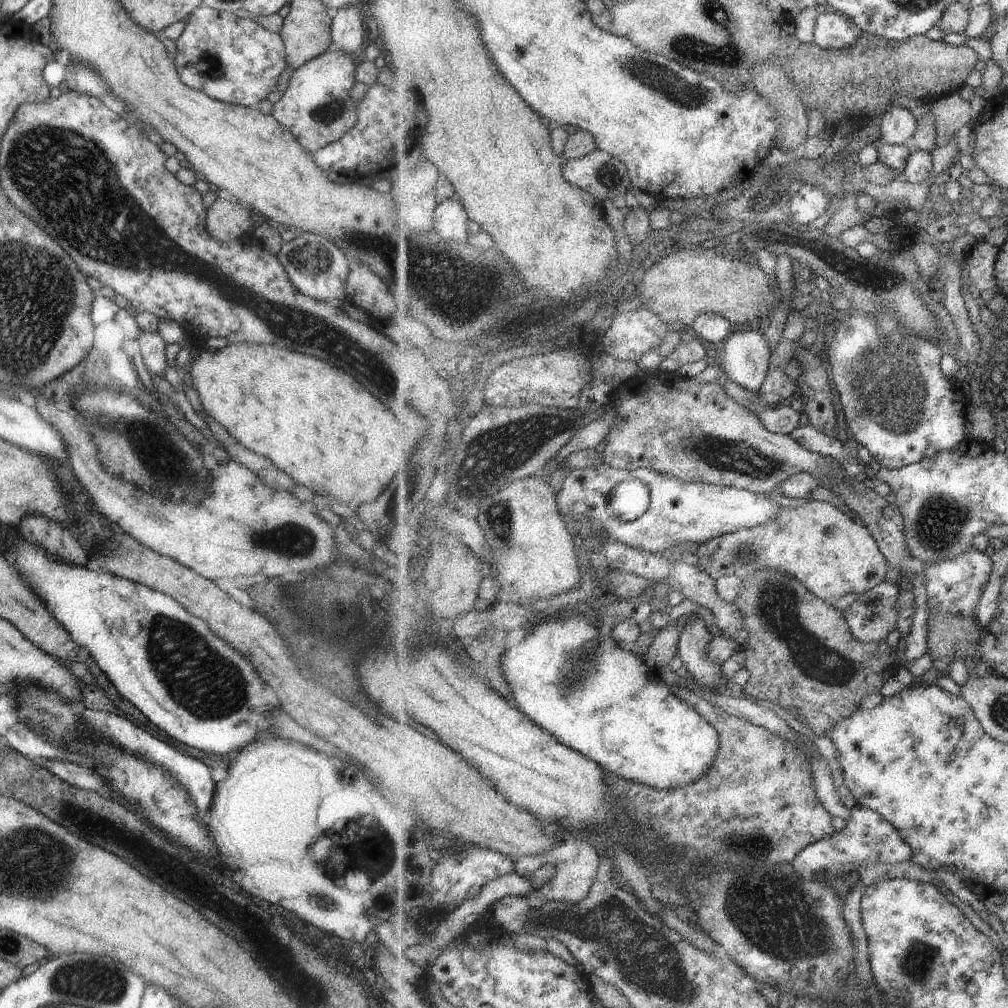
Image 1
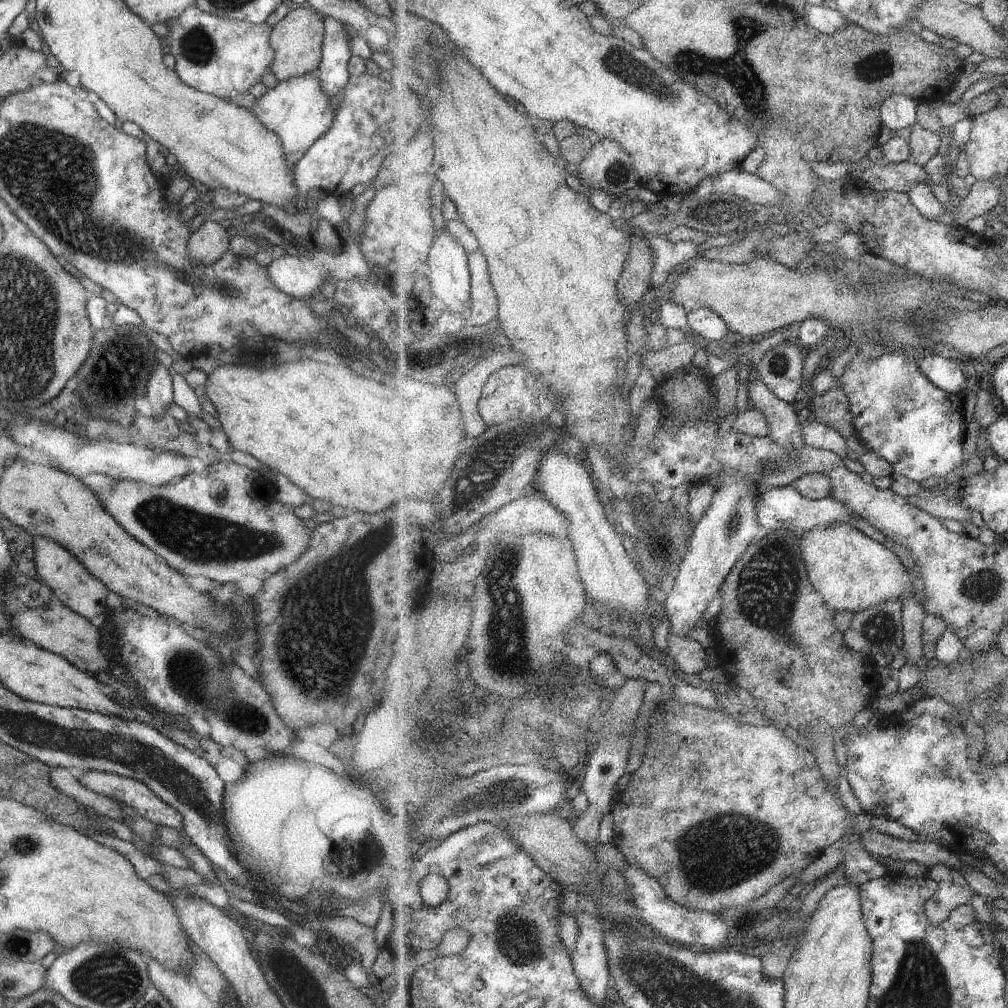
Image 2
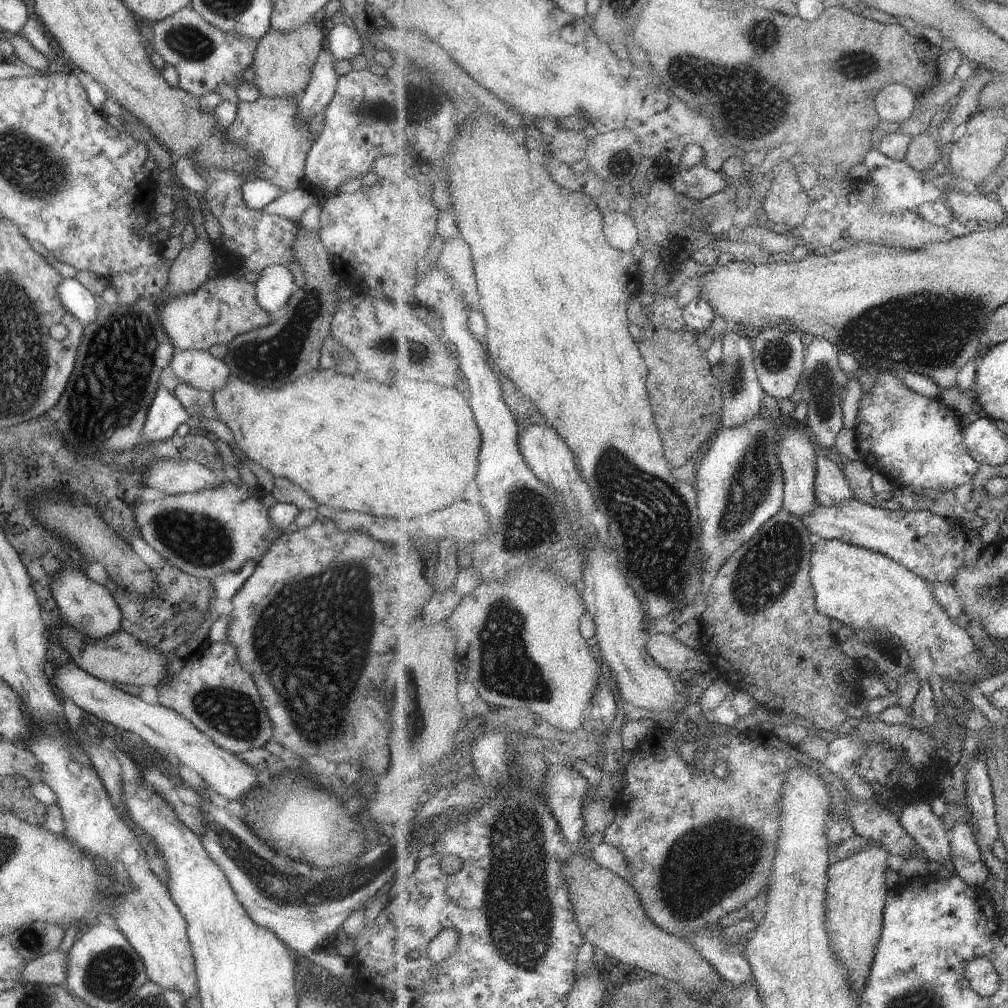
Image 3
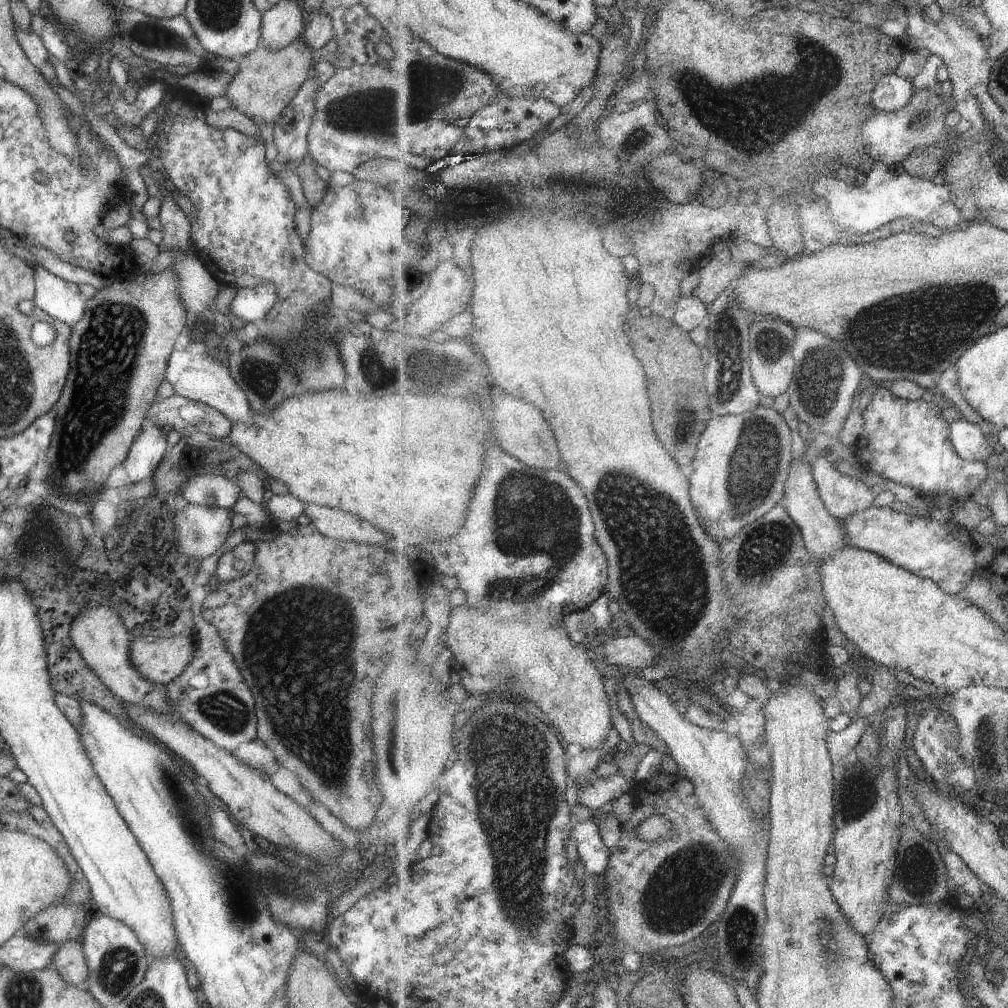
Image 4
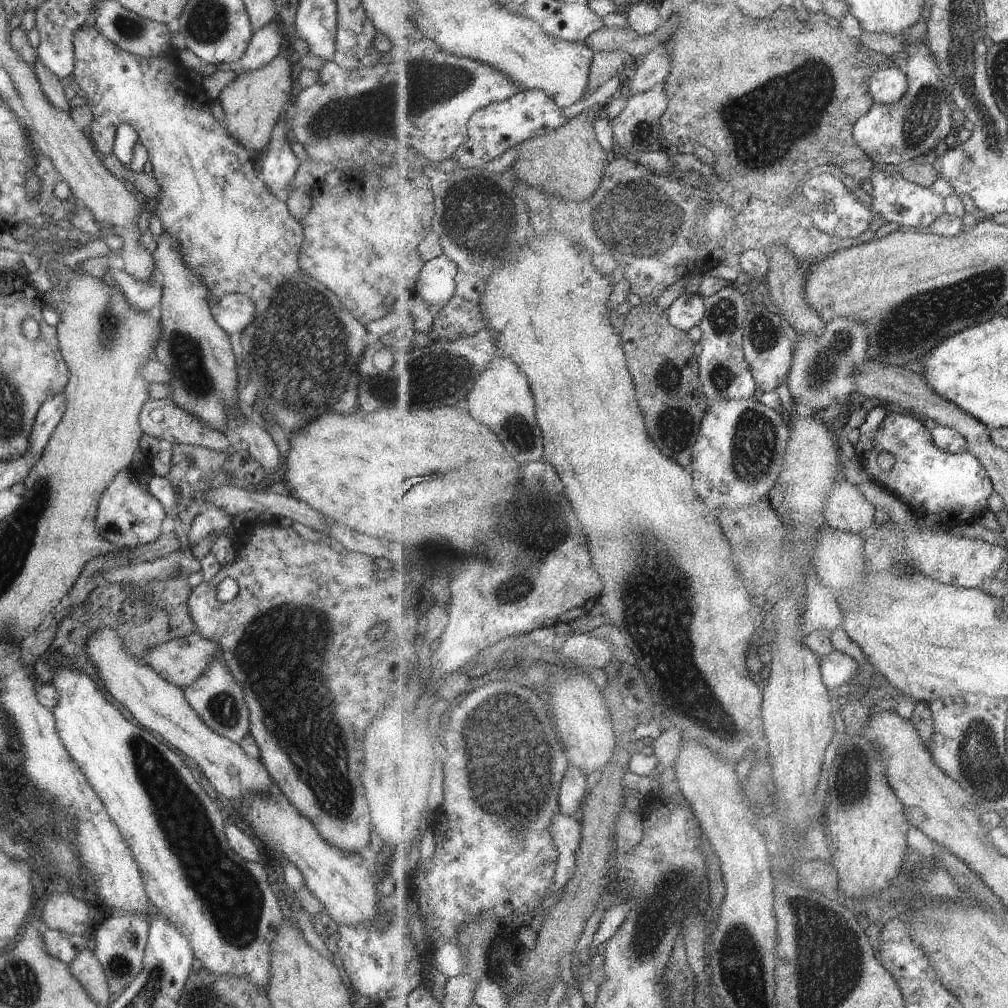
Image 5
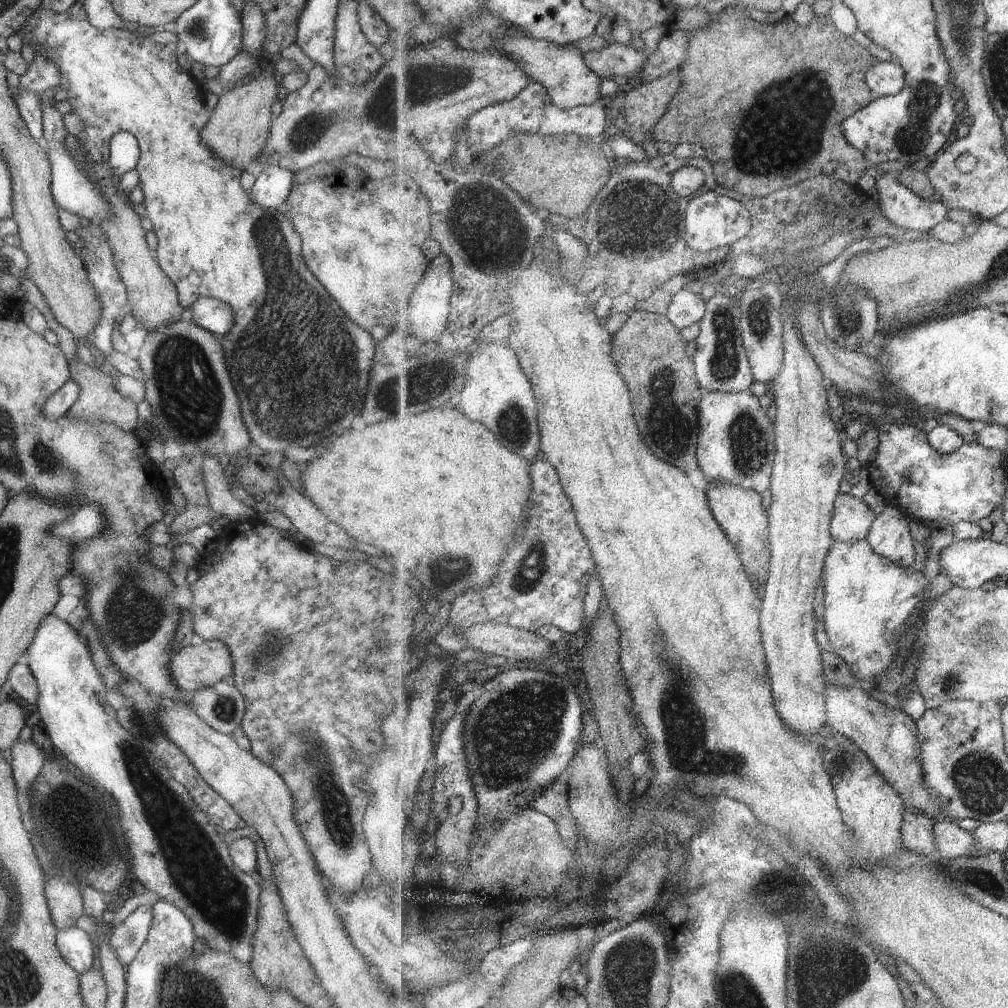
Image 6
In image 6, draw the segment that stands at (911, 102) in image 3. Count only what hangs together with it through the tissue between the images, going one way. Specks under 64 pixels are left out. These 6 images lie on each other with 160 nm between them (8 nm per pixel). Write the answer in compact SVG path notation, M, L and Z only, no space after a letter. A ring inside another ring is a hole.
M896 60L877 62L867 70L866 83L878 98L897 96L906 87L906 72Z

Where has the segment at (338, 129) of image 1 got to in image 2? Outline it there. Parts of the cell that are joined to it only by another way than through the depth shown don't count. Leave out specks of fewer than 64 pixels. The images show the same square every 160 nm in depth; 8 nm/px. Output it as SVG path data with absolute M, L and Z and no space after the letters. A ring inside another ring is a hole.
M316 70L289 77L279 81L256 100L248 111L264 126L278 137L284 150L284 159L293 168L305 151L330 126L336 113L329 103L329 97L321 90Z

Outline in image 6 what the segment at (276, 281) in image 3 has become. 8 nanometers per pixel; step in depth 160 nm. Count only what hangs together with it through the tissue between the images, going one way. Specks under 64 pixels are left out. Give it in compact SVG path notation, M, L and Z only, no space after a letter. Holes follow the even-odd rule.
M199 297L187 304L187 316L201 328L221 338L231 328L233 313L231 307L213 297Z

